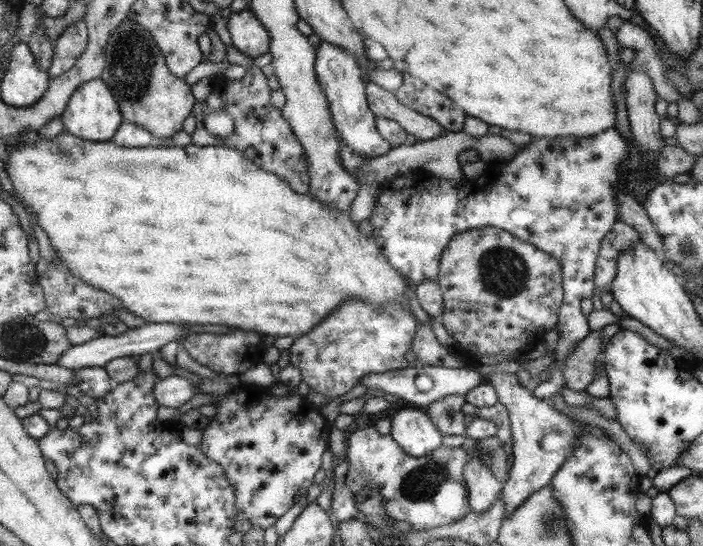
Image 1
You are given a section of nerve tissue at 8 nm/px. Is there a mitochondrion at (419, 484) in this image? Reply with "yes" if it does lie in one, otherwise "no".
yes

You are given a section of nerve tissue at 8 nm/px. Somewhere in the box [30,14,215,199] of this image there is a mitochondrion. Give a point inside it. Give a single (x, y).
(132, 60)

